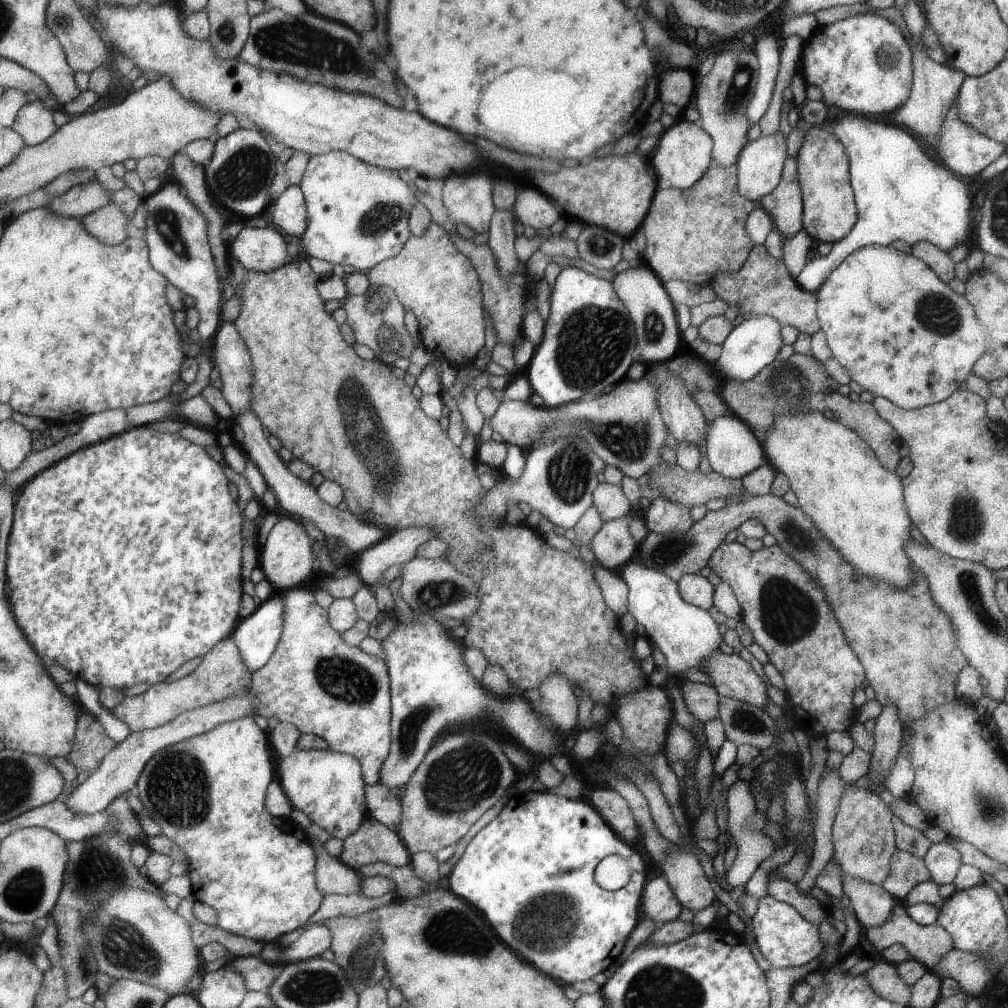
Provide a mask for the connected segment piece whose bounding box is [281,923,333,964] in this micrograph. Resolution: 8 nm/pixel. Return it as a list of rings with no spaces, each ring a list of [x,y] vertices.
[[[317,924],[303,932],[296,941],[287,947],[282,946],[281,952],[284,954],[282,962],[294,963],[304,962],[310,958],[321,957],[321,955],[331,948],[333,935],[328,926]]]

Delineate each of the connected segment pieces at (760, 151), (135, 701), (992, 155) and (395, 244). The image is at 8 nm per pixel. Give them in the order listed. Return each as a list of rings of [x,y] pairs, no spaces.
[[[778,130],[774,134],[768,136],[761,135],[758,140],[748,142],[736,160],[736,167],[733,171],[736,173],[738,182],[738,191],[750,201],[759,202],[760,198],[771,194],[781,183],[784,176],[786,162],[786,138],[784,134]]]
[[[226,638],[225,641],[218,642],[218,645],[202,659],[196,670],[184,679],[171,684],[166,682],[152,684],[144,694],[127,697],[120,706],[114,708],[113,712],[124,720],[133,732],[156,729],[182,712],[226,700],[234,694],[244,694],[250,685],[251,676],[248,674],[248,668],[240,660],[237,643],[232,638]]]
[[[956,101],[952,102],[950,110],[944,116],[943,127],[938,134],[938,144],[934,149],[950,170],[954,170],[955,174],[962,174],[962,177],[969,180],[977,176],[976,174],[980,175],[980,172],[983,172],[996,158],[1000,158],[1004,152],[1004,143],[996,142],[970,124],[966,124],[961,118]]]
[[[332,150],[324,155],[310,155],[299,187],[308,205],[308,229],[298,239],[302,243],[303,254],[311,260],[321,259],[333,267],[350,265],[357,271],[368,271],[401,253],[412,237],[409,215],[419,200],[416,190],[400,179],[396,169],[376,167],[344,151]]]

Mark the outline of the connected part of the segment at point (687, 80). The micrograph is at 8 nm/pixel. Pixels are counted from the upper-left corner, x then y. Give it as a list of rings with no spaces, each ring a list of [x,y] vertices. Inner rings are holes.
[[[670,68],[660,76],[660,100],[663,104],[674,104],[685,110],[690,106],[690,98],[695,92],[695,71],[690,69]]]

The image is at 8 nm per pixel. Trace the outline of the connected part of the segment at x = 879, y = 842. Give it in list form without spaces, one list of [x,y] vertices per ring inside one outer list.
[[[846,782],[844,794],[838,800],[836,808],[836,818],[834,818],[832,826],[833,858],[836,859],[836,862],[842,867],[842,871],[846,875],[866,880],[866,882],[876,884],[876,886],[882,886],[891,873],[893,854],[898,850],[895,844],[894,826],[891,822],[894,815],[889,805],[885,804],[881,796],[878,796],[875,792],[864,788],[856,788],[854,782],[852,784]]]

